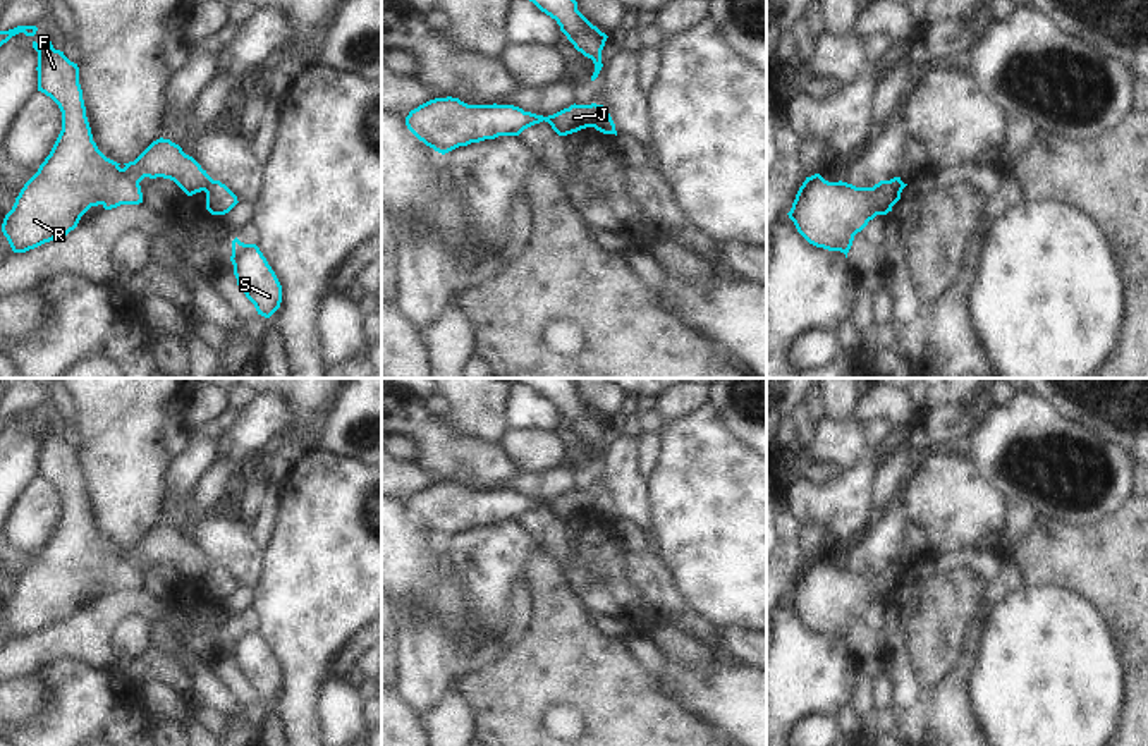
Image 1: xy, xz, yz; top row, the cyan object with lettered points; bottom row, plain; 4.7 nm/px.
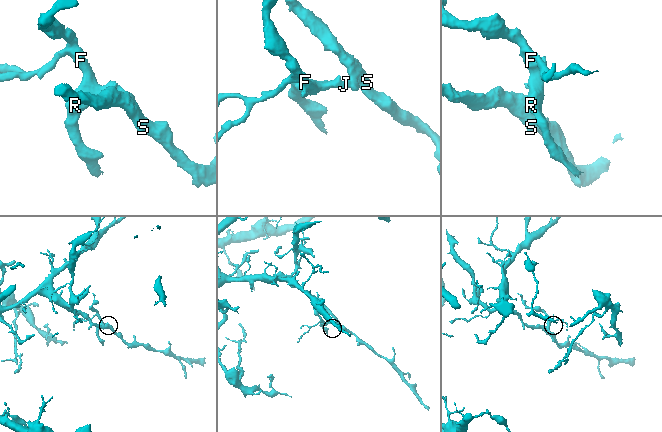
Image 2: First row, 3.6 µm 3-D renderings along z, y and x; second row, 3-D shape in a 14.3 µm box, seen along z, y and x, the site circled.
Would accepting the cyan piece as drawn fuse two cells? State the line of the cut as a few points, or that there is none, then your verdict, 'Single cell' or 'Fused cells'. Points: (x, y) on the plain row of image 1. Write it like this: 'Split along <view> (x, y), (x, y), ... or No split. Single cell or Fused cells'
Split along xz (597, 490), (592, 511). Fused cells.

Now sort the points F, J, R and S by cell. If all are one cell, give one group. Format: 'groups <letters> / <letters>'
groups F J R / S

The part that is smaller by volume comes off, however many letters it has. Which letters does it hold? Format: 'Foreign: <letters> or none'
Foreign: F, J, R.

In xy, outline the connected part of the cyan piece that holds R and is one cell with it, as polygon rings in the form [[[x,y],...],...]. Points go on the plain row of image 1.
[[[50,425],[33,426],[33,433],[38,437],[38,476],[58,490],[62,516],[3,603],[2,617],[14,638],[67,621],[91,591],[112,595],[143,588],[139,567],[144,562],[170,564],[187,581],[208,576],[213,564],[170,524],[153,526],[124,553],[107,543],[93,526],[77,449]]]

